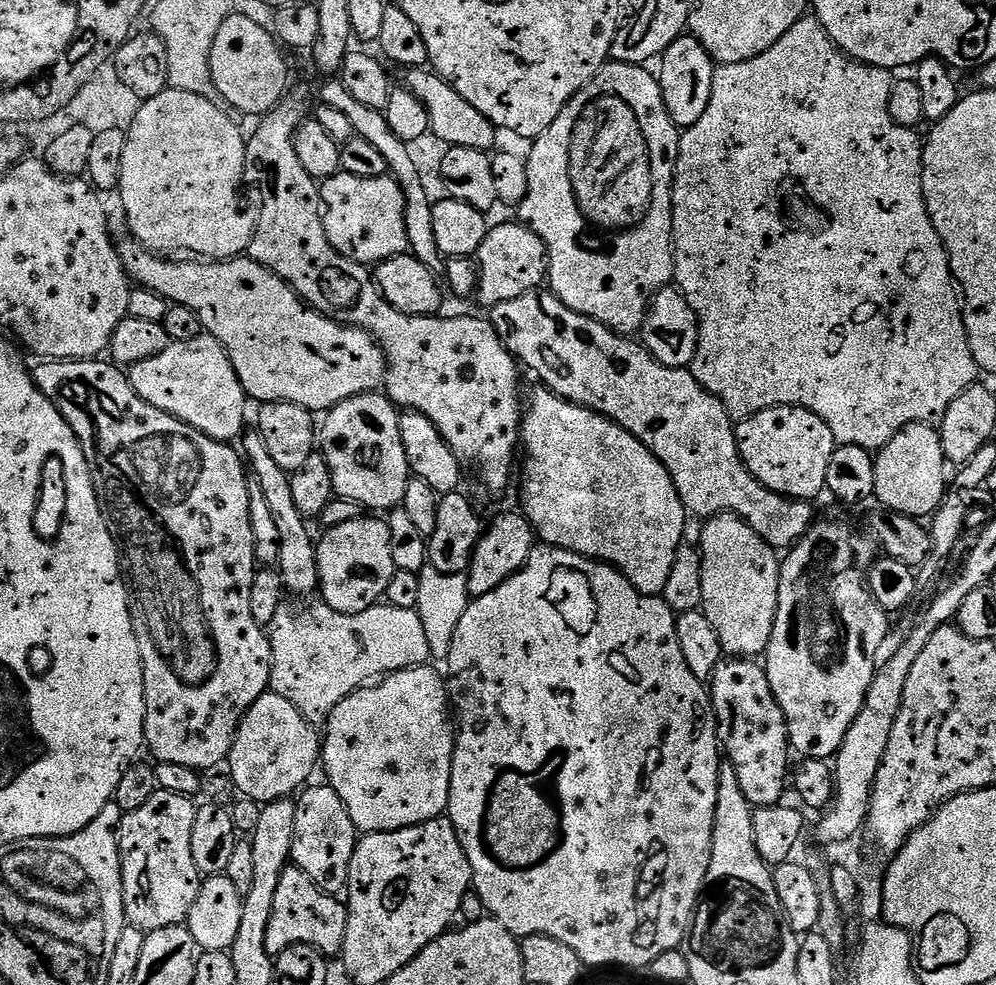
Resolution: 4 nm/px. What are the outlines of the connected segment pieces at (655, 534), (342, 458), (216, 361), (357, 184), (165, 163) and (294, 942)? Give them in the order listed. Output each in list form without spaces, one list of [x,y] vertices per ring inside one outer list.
[[[536,386],[532,397],[529,400],[527,397],[520,442],[525,476],[522,511],[537,537],[551,548],[570,550],[610,564],[642,594],[660,596],[674,567],[674,554],[678,554],[684,543],[682,530],[686,515],[666,466],[634,434],[622,430],[613,420],[555,396],[543,386]]]
[[[379,391],[364,392],[329,408],[323,420],[318,428],[318,448],[330,466],[333,493],[339,499],[358,502],[365,510],[401,507],[410,473],[396,405]]]
[[[201,334],[198,338],[171,341],[162,354],[154,354],[154,358],[131,365],[130,379],[136,393],[150,402],[150,406],[158,406],[158,410],[194,426],[210,438],[232,442],[236,435],[237,439],[245,431],[244,415],[248,412],[250,401],[244,395],[242,382],[238,382],[238,374],[230,362],[228,351],[213,336]]]
[[[339,171],[320,184],[320,203],[326,238],[330,238],[338,254],[365,266],[375,266],[409,251],[406,202],[403,190],[391,175],[358,178]]]
[[[166,87],[164,91],[158,93],[156,97],[141,103],[140,109],[133,122],[126,129],[126,150],[122,150],[122,170],[120,171],[120,204],[124,207],[124,216],[128,219],[128,228],[131,239],[137,244],[144,245],[149,252],[157,254],[184,254],[180,252],[197,252],[197,257],[207,258],[212,262],[240,258],[247,253],[249,244],[252,243],[254,231],[254,220],[250,215],[240,209],[240,183],[244,180],[246,165],[246,136],[242,131],[241,125],[230,122],[214,102],[206,102],[206,98],[198,98],[198,94],[186,94],[186,90]]]
[[[295,866],[285,868],[282,882],[278,882],[278,890],[274,893],[274,910],[270,913],[270,926],[266,926],[266,950],[272,957],[278,957],[287,948],[305,944],[318,948],[325,957],[339,957],[344,950],[346,926],[348,925],[348,909],[340,904],[335,895],[324,892],[302,870]]]

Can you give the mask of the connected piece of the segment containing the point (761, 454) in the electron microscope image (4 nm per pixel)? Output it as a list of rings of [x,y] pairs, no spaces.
[[[782,404],[779,408],[767,408],[750,418],[739,421],[735,425],[736,445],[740,456],[744,459],[744,465],[750,470],[750,474],[762,486],[766,486],[772,492],[780,496],[789,496],[792,500],[815,501],[815,496],[825,491],[826,466],[830,466],[830,454],[828,452],[828,436],[830,426],[822,422],[810,410],[794,408],[790,404]]]

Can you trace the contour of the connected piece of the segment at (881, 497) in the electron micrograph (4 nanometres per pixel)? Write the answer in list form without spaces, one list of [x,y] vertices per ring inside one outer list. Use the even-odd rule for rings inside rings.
[[[908,424],[886,446],[879,449],[874,456],[876,469],[874,470],[874,500],[881,509],[896,512],[899,516],[914,516],[928,518],[935,513],[944,501],[946,495],[946,476],[944,480],[944,468],[946,461],[939,431],[932,424]]]

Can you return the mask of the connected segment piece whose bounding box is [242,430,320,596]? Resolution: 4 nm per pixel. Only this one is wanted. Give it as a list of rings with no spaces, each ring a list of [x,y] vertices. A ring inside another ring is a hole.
[[[248,430],[243,433],[244,448],[242,456],[254,477],[254,483],[262,486],[262,495],[266,497],[266,502],[270,505],[270,514],[274,514],[274,522],[278,526],[280,537],[282,538],[282,554],[278,571],[284,580],[284,587],[289,593],[296,596],[308,596],[315,593],[320,586],[320,575],[318,574],[318,554],[316,553],[317,541],[312,540],[312,532],[308,529],[309,521],[294,506],[294,494],[290,490],[292,481],[289,473],[274,462],[270,455],[270,449],[266,446],[266,438],[262,438],[259,430]]]

